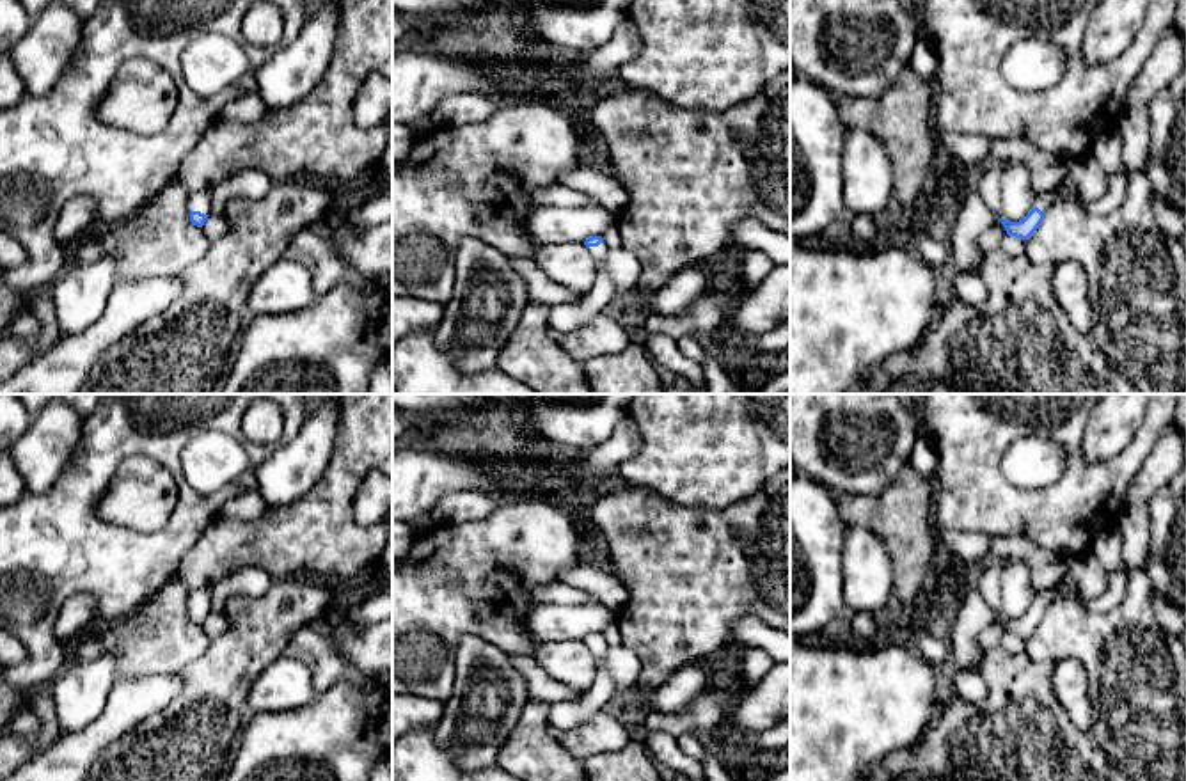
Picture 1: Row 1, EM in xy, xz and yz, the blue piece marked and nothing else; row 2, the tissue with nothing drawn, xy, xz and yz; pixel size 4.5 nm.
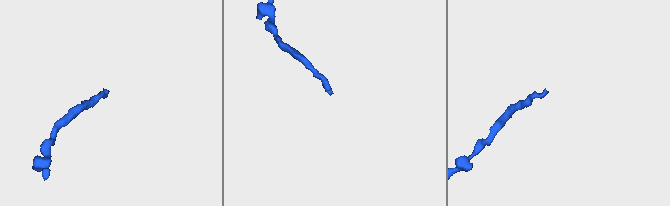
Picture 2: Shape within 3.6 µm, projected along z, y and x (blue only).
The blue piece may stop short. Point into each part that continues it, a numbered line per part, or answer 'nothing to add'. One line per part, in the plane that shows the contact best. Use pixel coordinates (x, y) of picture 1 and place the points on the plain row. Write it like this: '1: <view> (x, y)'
1: xy (199, 599)

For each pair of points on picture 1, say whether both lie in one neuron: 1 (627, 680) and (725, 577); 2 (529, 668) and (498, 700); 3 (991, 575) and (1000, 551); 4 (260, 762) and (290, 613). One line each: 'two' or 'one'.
1: two
2: two
3: two
4: two

